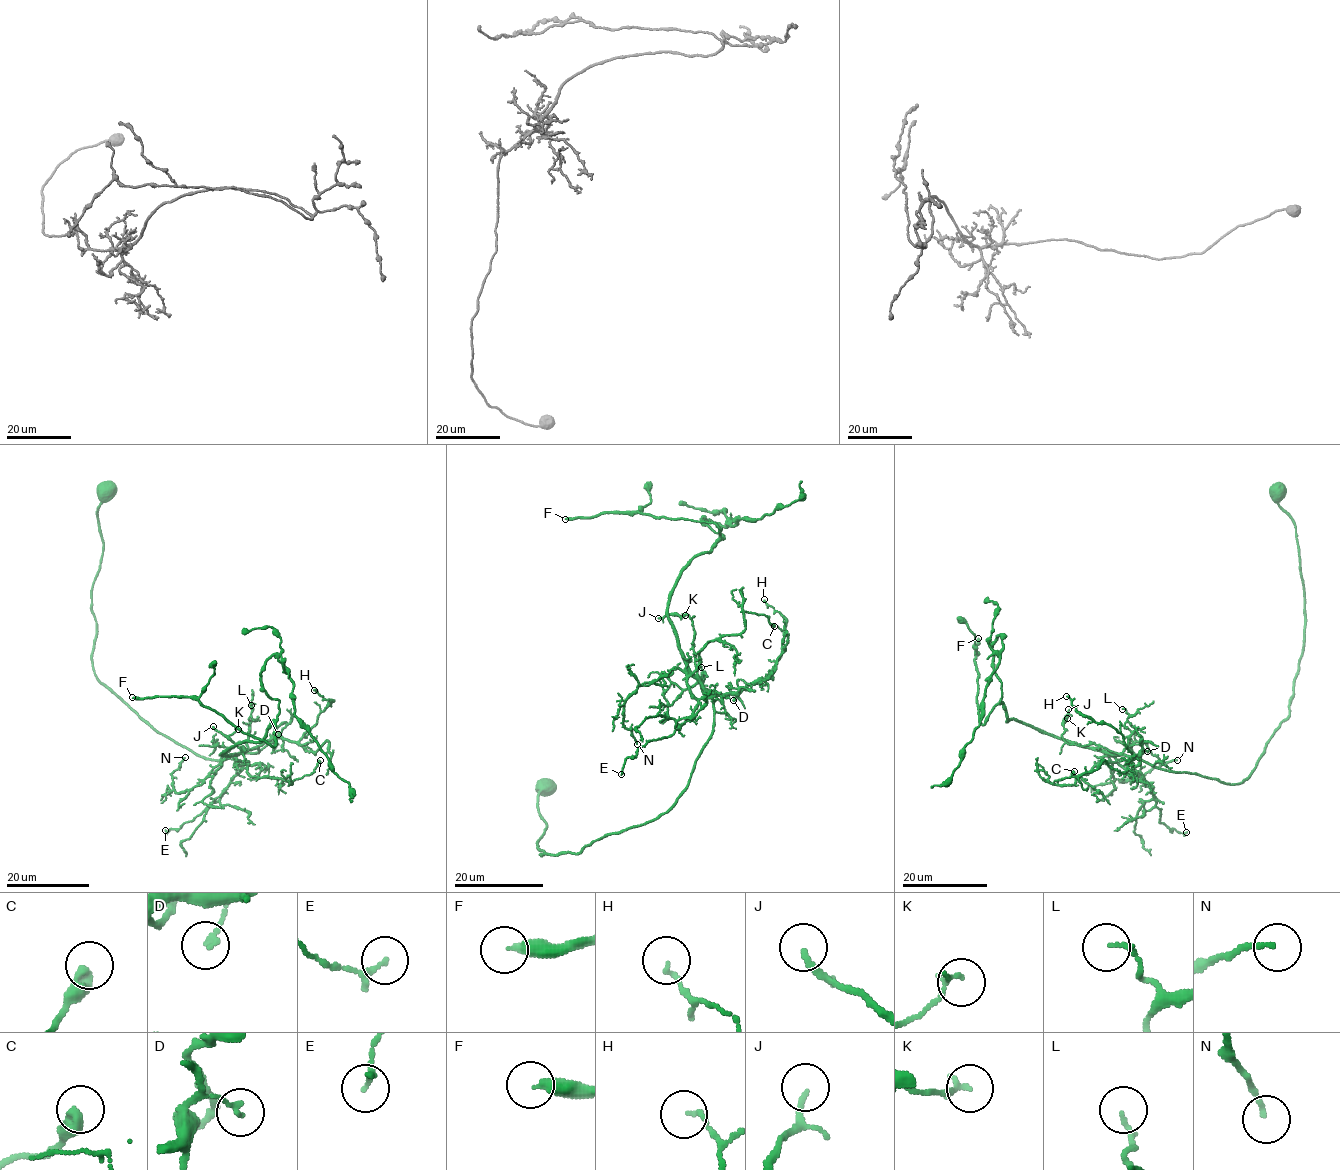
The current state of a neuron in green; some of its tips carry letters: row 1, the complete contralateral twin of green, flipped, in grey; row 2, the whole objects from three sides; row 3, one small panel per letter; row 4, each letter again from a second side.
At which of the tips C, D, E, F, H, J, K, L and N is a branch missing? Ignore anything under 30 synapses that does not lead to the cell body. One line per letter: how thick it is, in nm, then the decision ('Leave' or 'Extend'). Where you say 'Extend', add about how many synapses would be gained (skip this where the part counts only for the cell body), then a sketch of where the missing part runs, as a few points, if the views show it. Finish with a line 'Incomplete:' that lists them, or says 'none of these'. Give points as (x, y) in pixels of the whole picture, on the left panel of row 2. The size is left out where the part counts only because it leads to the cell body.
C: Thickness 460 nm. Leave
D: Thickness 160 nm. Leave
E: Thickness 170 nm. Leave
F: Thickness 340 nm. Extend. Roughly 110 synapses
H: Thickness 120 nm. Leave
J: Thickness 180 nm. Leave
K: Thickness 150 nm. Leave
L: Thickness 130 nm. Leave
N: Thickness 150 nm. Leave
Incomplete: F

